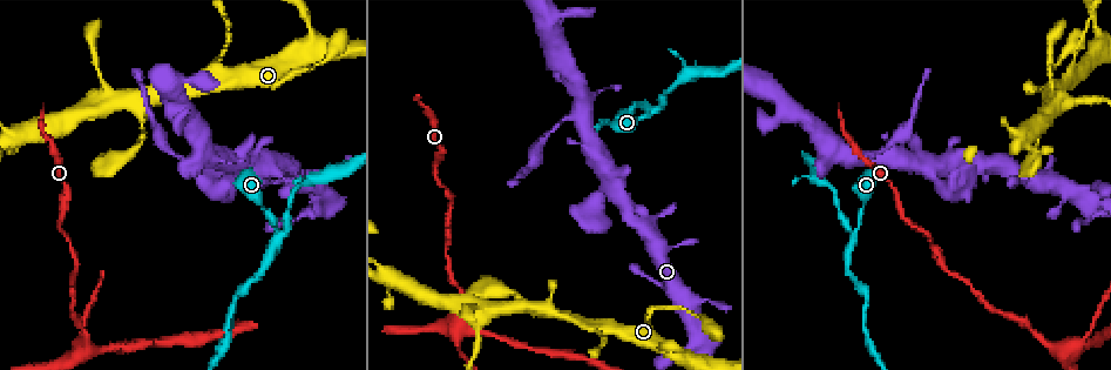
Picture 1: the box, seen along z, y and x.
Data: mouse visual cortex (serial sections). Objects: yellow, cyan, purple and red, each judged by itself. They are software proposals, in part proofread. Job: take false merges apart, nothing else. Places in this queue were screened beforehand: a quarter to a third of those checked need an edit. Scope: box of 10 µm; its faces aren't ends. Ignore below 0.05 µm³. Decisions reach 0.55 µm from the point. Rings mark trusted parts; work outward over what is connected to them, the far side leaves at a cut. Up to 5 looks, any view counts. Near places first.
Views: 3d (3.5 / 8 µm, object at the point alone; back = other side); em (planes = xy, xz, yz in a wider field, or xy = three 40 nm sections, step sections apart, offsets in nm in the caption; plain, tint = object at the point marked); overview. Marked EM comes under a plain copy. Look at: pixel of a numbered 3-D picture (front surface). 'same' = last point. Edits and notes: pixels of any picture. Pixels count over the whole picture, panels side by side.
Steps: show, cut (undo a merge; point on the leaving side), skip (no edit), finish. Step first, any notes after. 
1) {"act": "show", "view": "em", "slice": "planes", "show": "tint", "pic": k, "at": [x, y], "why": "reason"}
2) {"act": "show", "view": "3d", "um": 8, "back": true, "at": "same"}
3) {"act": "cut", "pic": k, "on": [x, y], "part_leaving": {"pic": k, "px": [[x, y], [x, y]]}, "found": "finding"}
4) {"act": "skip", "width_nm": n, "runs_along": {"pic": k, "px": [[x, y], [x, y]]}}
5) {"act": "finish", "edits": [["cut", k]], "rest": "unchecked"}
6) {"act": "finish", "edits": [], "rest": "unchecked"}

{"act": "show", "view": "3d", "um": 3.5, "pic": 1, "at": [651, 112]}

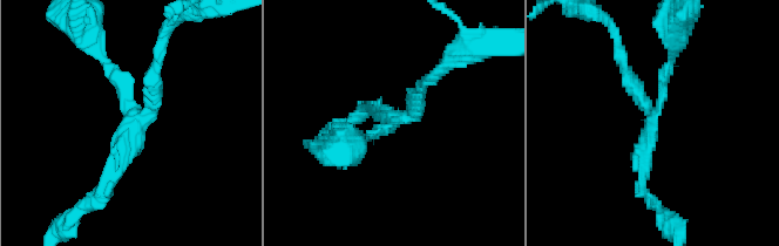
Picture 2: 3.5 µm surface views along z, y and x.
{"act": "skip", "arms": 3, "arm_widths_nm": [150, 200, 250], "runs_along": {"pic": 2, "px": [[357, 141], [411, 117], [421, 90]]}, "found": "continuous, no second cell"}

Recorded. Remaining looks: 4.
{"act": "show", "view": "3d", "um": 3.5, "pic": 1, "at": [854, 160], "why": "small branch off a trunk"}

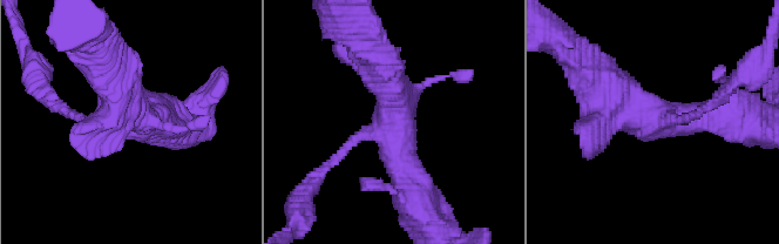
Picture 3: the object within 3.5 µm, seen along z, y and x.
{"act": "show", "view": "em", "slice": "xy", "step": 3, "show": "tint", "pic": 3, "at": [658, 115]}

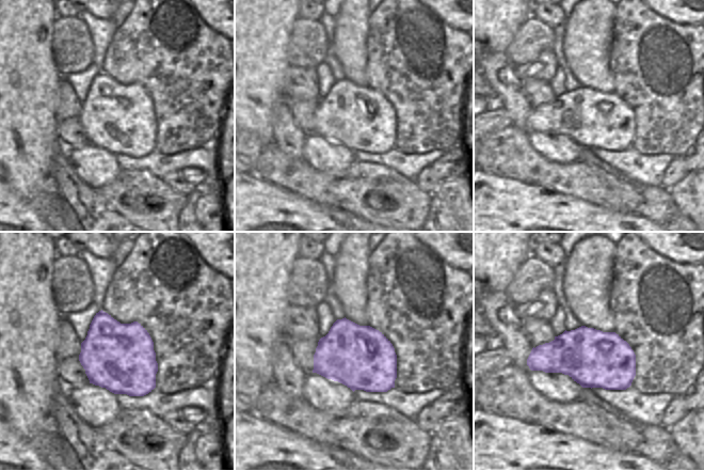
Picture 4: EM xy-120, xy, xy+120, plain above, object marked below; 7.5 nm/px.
{"act": "cut", "pic": 3, "on": [62, 108], "part_leaving": {"pic": 3, "px": [[357, 140], [310, 181], [299, 208]]}, "found": "a second cell is stuck on"}

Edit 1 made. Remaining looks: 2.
{"act": "finish", "edits": [["cut", 3]], "rest": "unchecked"}

